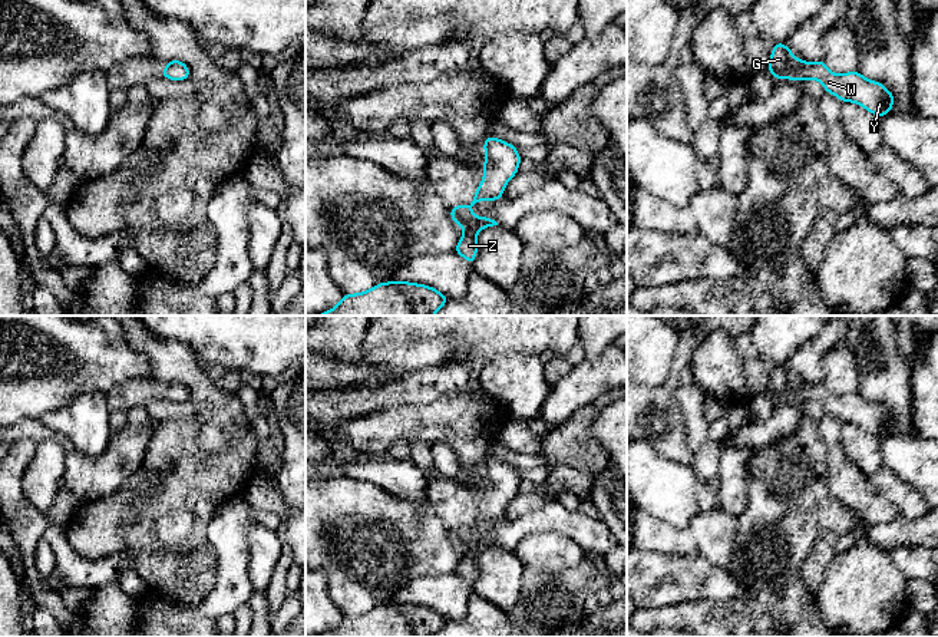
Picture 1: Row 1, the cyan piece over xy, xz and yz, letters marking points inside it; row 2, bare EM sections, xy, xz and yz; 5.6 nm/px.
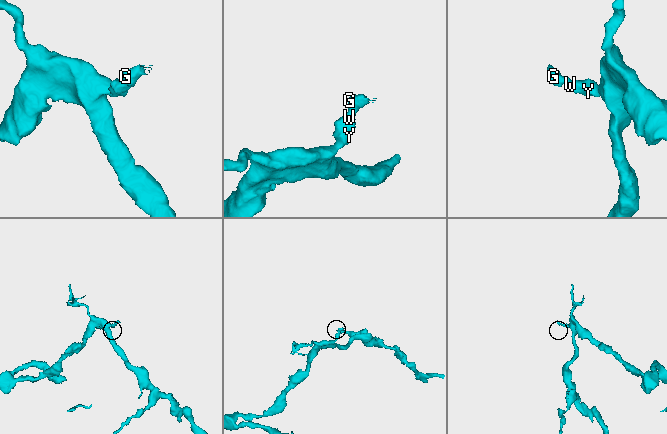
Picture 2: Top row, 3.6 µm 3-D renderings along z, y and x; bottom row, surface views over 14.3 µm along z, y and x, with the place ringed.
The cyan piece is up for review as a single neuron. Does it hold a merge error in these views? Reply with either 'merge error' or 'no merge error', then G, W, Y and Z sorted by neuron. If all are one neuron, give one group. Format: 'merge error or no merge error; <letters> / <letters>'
no merge error; G W Y Z

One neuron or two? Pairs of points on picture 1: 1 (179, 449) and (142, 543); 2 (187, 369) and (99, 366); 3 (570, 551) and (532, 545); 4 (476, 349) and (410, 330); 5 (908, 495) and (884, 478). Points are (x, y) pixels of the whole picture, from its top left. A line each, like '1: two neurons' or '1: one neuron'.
1: one neuron
2: two neurons
3: one neuron
4: one neuron
5: one neuron

